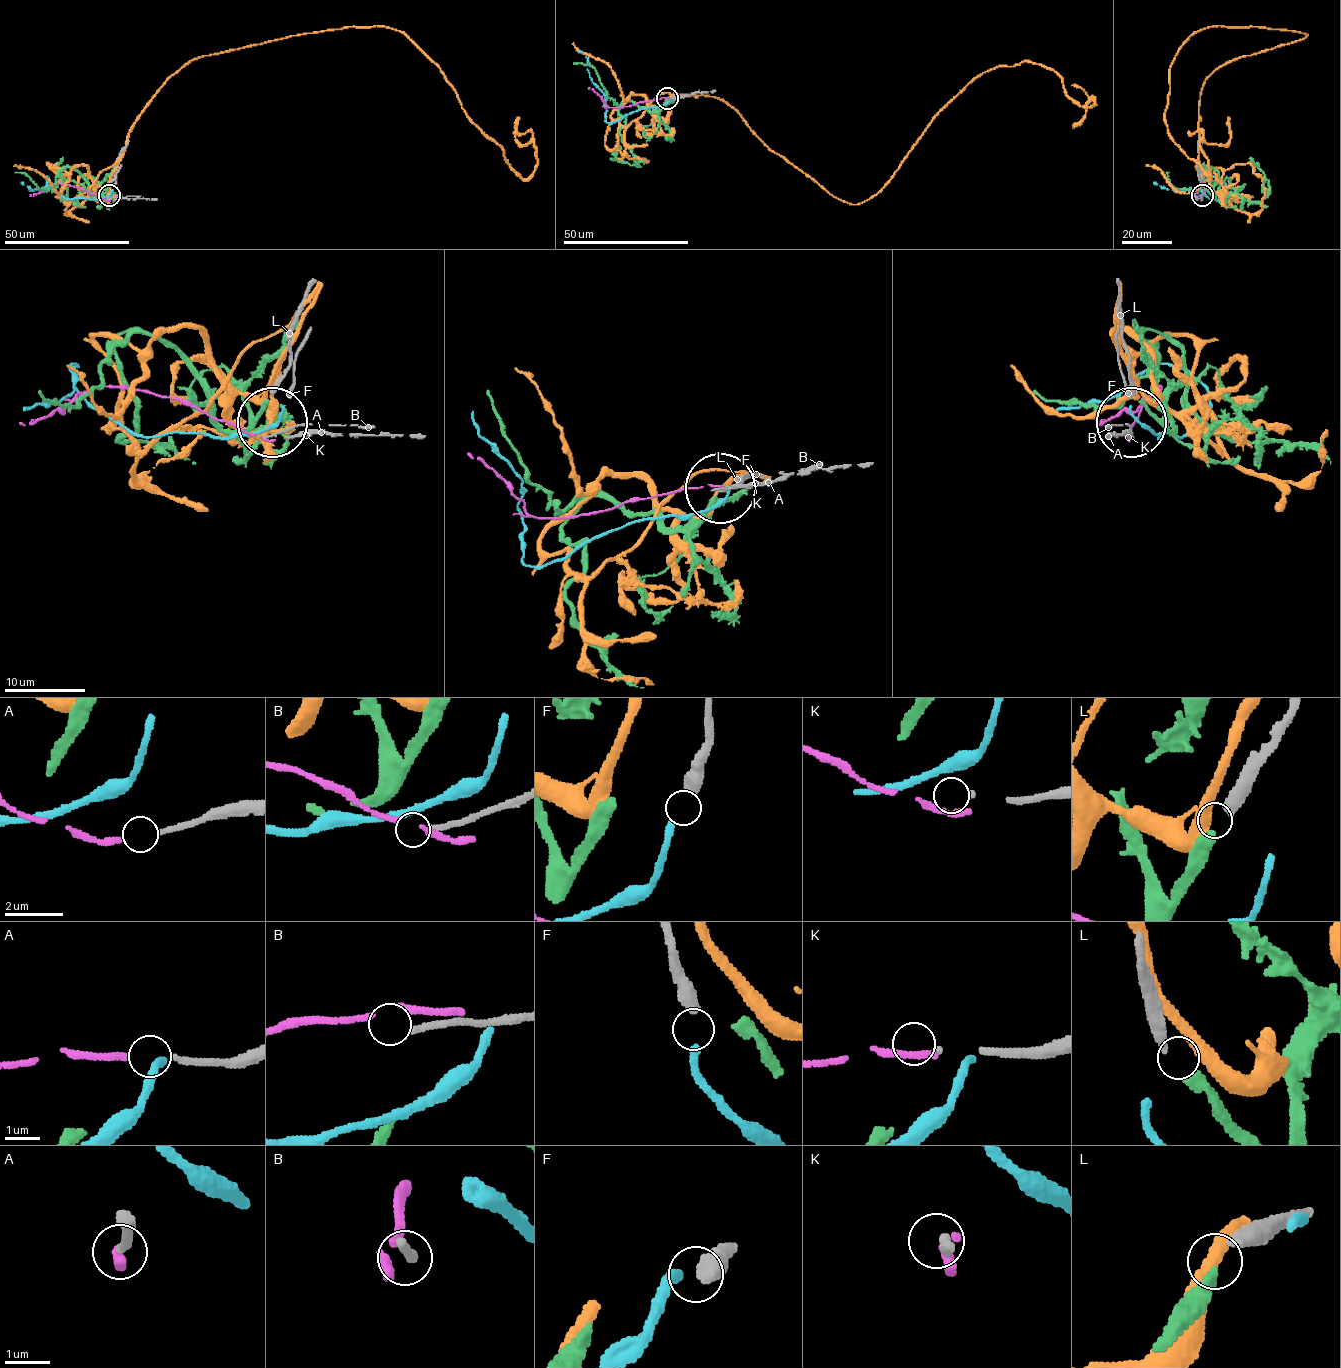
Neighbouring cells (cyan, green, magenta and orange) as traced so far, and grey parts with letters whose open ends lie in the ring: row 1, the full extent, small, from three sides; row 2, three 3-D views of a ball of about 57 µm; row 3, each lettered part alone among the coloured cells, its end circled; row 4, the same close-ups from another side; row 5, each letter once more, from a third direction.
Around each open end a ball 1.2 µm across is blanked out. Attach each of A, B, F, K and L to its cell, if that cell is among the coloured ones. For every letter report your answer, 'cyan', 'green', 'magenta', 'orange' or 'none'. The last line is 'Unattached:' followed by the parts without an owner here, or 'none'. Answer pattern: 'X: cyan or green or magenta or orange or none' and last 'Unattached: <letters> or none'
A: magenta
B: none
F: cyan
K: none
L: green
Unattached: B, K

